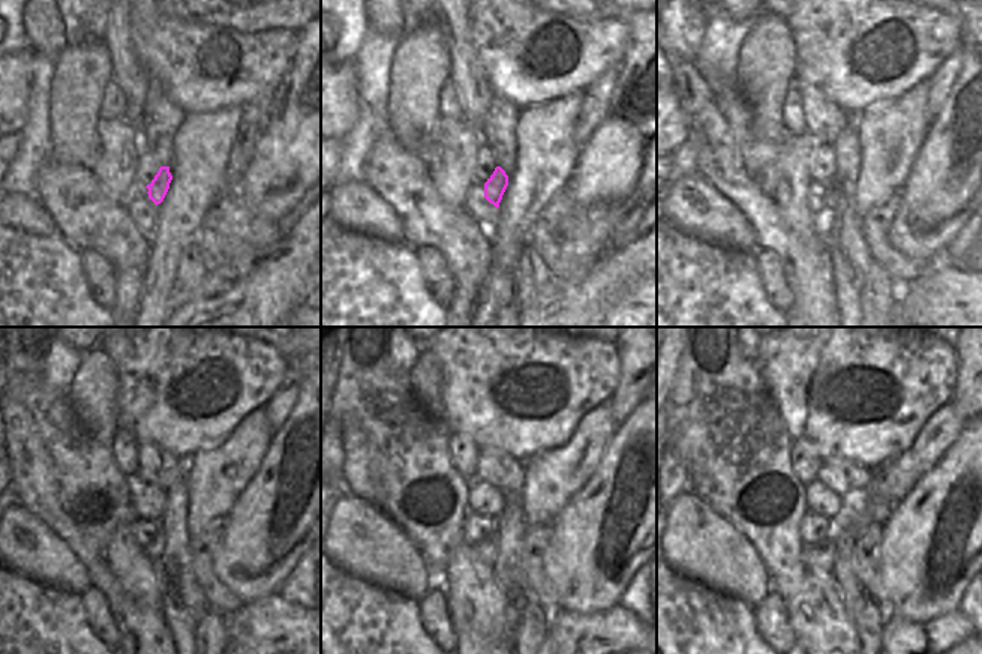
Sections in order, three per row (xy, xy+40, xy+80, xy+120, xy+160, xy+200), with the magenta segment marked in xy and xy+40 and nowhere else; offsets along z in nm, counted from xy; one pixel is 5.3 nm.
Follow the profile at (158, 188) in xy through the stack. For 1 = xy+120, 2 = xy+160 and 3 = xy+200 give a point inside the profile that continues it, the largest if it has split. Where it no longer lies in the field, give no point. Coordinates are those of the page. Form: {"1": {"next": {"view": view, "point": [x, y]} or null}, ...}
{"1": {"next": {"view": "xy+120", "point": [155, 548]}}, "2": {"next": {"view": "xy+160", "point": [488, 549]}}, "3": {"next": {"view": "xy+200", "point": [819, 557]}}}

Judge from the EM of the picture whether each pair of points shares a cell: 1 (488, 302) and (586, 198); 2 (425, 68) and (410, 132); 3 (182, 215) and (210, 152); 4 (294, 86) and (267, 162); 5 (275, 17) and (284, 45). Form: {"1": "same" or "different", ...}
{"1": "different", "2": "same", "3": "same", "4": "same", "5": "different"}

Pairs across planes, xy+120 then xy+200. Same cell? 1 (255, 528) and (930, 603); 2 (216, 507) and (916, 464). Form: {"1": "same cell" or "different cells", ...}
{"1": "same cell", "2": "same cell"}

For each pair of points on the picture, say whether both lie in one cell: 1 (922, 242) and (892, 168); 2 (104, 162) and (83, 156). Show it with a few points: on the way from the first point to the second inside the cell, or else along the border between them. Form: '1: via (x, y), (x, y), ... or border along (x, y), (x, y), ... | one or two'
1: border along (915, 155), (907, 179), (900, 189) | two
2: border along (98, 125), (98, 143), (90, 165) | two

